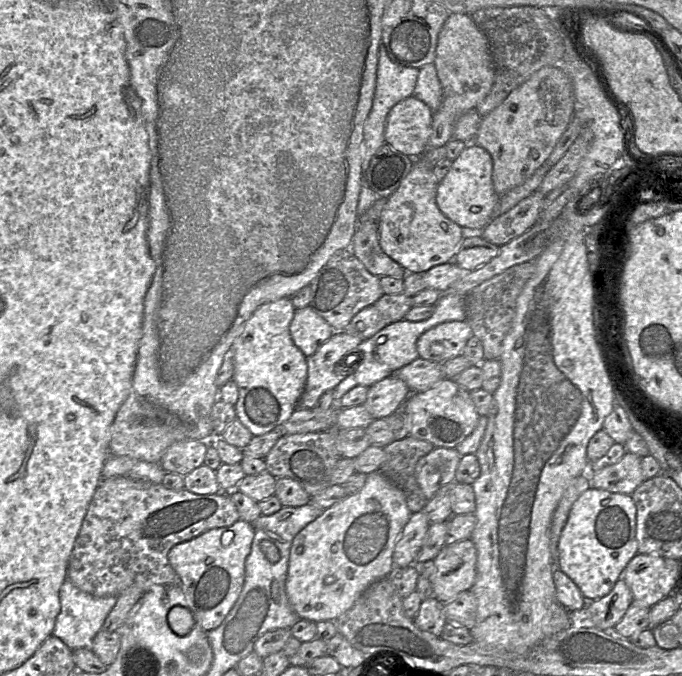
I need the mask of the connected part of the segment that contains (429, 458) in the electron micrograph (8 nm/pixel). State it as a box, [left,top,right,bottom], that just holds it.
[415,447,461,500]

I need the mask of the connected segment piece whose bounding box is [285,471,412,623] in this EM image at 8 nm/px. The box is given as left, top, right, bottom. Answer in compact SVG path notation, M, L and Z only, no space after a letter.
M380 471L367 475L363 487L354 494L323 510L293 538L285 591L288 601L300 619L312 622L334 621L349 610L363 592L376 581L386 578L394 567L396 541L412 512L403 491Z

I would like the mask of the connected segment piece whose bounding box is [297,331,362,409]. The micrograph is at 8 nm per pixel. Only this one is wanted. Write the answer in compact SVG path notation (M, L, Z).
M335 331L313 355L307 357L307 379L304 391L297 403L297 409L315 407L324 392L334 389L343 379L354 373L357 368L357 353L352 355L352 352L361 342L362 340L357 336L344 331Z

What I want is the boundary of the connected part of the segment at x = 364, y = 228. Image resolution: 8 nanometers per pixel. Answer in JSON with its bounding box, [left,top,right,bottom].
[351,222,407,279]

